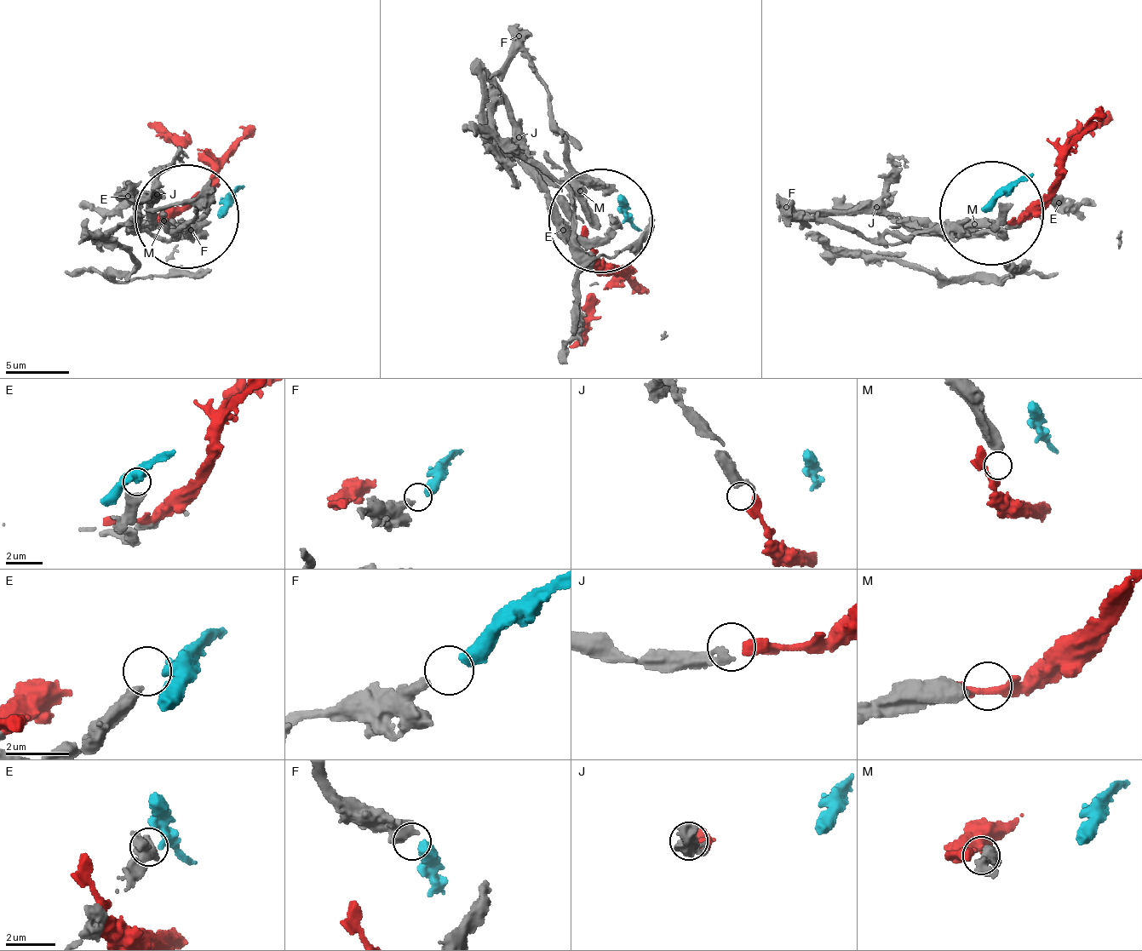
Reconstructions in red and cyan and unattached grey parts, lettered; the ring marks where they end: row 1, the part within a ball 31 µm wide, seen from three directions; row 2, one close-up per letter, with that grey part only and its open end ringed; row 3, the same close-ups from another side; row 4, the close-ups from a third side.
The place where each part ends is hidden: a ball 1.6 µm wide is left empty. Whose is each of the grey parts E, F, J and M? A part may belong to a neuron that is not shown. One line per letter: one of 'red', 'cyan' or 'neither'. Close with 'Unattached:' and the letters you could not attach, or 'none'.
E: neither
F: cyan
J: red
M: neither
Unattached: E, M

